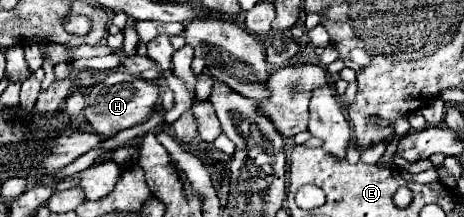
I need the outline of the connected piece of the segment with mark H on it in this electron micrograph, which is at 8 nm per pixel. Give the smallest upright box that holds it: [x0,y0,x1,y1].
[85,73,159,137]

